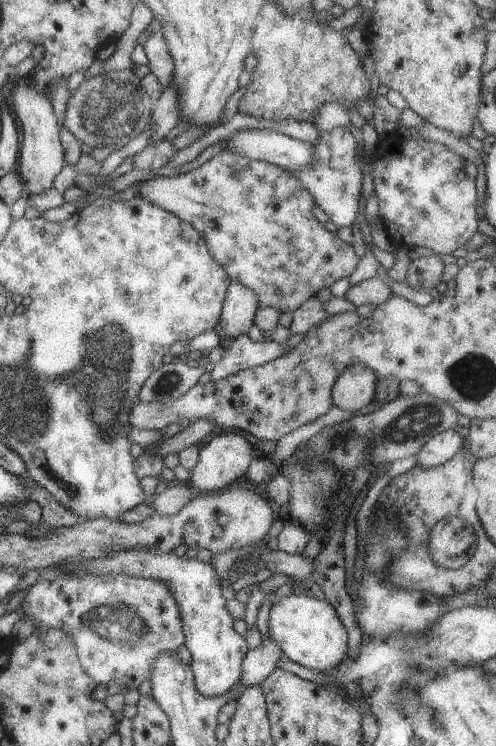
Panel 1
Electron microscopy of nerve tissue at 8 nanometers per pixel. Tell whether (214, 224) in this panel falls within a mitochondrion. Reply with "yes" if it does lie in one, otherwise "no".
no

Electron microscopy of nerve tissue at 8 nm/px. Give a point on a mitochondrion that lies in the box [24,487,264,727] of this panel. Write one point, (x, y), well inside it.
(118, 625)

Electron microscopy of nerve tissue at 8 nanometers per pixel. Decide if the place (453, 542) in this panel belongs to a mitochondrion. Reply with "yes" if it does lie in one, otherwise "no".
yes

